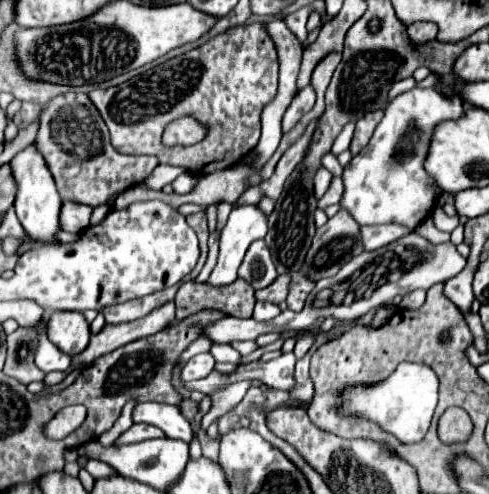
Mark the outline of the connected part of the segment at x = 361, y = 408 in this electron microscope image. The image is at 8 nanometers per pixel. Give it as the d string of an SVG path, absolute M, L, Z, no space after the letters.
M403 362L387 380L371 386L369 390L363 386L345 390L345 404L341 412L345 416L363 416L377 422L385 432L397 436L403 444L419 442L431 426L431 418L437 406L437 386L439 380L429 366Z

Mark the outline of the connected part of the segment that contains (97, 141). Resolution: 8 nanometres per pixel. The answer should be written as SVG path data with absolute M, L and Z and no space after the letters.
M63 94L53 98L41 114L41 128L35 146L47 160L55 178L61 200L87 204L91 208L107 202L113 194L123 192L135 182L143 180L159 164L155 156L123 156L109 142L109 130L91 106L87 94Z

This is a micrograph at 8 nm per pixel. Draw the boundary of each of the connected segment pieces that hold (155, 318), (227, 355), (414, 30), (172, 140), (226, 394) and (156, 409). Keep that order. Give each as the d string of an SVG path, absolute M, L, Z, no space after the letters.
M167 302L161 308L155 308L145 318L125 322L125 324L105 324L99 334L91 336L87 348L73 356L71 370L73 368L83 368L83 366L91 364L95 358L99 358L107 352L113 352L113 350L117 350L117 348L121 348L129 342L135 342L139 338L157 334L171 320L175 320L175 304Z
M215 344L210 350L216 362L229 362L237 364L239 361L239 352L229 344Z
M419 22L419 24L411 24L411 28L407 28L407 34L411 36L413 42L427 44L437 36L437 28L431 22Z
M185 116L185 118L179 118L171 124L167 124L165 130L167 132L163 134L163 144L167 144L167 146L195 144L195 142L203 140L203 136L205 136L205 126L199 124L191 116Z
M237 382L237 384L229 384L229 386L217 390L215 394L211 394L213 404L211 404L211 410L202 418L202 428L207 431L214 420L230 412L235 404L239 404L243 400L243 396L249 388L251 388L251 382Z
M141 402L133 410L133 422L143 422L161 428L169 438L191 442L193 432L179 406L159 404L159 402Z

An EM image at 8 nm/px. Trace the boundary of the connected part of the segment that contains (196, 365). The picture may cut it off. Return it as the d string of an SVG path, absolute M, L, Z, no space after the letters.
M197 354L183 366L181 380L189 382L189 380L205 378L213 370L213 364L215 364L215 360L211 360L211 354Z

